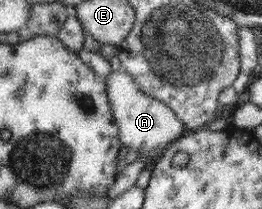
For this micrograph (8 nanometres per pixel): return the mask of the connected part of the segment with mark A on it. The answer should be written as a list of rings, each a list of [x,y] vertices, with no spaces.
[[[122,67],[106,78],[106,94],[113,113],[113,122],[118,125],[121,145],[139,152],[139,159],[155,160],[170,143],[186,134],[183,121],[177,118],[173,110],[163,102],[142,94]]]

